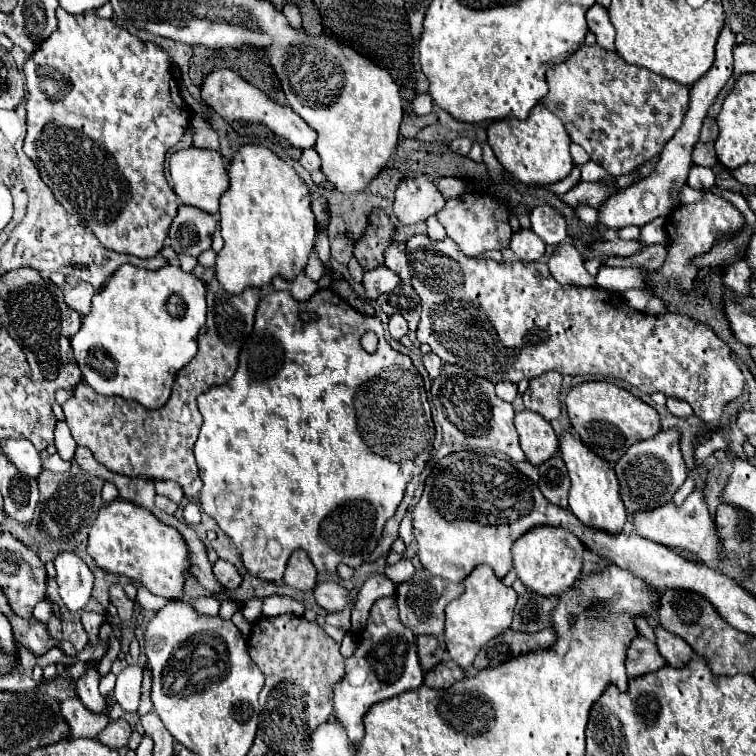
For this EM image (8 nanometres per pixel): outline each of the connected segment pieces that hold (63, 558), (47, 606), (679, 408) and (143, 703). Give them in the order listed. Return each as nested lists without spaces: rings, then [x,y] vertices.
[[[59,552],[53,564],[57,570],[59,594],[65,606],[71,612],[81,610],[91,598],[91,590],[93,590],[91,570],[75,552]]]
[[[49,598],[41,600],[41,602],[35,606],[33,616],[35,616],[35,620],[39,620],[39,622],[43,622],[43,624],[49,622],[49,618],[53,616],[53,610],[51,610],[51,602],[49,602]]]
[[[667,398],[667,408],[673,416],[677,418],[687,419],[692,414],[692,408],[683,402],[683,400],[675,400],[675,398]]]
[[[146,666],[144,668],[143,673],[141,697],[138,708],[139,715],[147,714],[147,712],[151,712],[151,708],[153,708],[153,702],[151,702],[150,698],[151,687],[152,687],[151,670]]]

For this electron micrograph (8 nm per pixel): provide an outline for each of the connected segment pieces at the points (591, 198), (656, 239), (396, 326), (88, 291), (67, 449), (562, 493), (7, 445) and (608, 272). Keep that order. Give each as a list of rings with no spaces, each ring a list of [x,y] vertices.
[[[577,182],[571,190],[567,190],[565,194],[559,196],[561,202],[565,202],[567,206],[571,208],[577,208],[577,206],[593,206],[593,208],[599,208],[607,196],[611,196],[615,192],[615,184],[611,184],[609,188],[605,188],[603,184],[589,184],[589,182]]]
[[[657,218],[641,228],[639,240],[643,244],[665,244],[667,242],[667,232],[665,232],[665,218]]]
[[[394,314],[389,318],[388,328],[393,340],[401,340],[409,332],[409,328],[407,328],[407,324],[405,324],[401,314]]]
[[[65,278],[65,286],[63,286],[63,294],[65,294],[65,304],[69,304],[69,308],[73,308],[75,312],[79,312],[81,316],[89,314],[91,310],[91,298],[95,294],[95,288],[79,278]]]
[[[57,422],[55,426],[55,446],[57,446],[57,454],[61,456],[61,460],[65,462],[73,462],[75,458],[75,440],[71,436],[71,430],[65,422]]]
[[[553,456],[549,460],[545,460],[539,466],[539,490],[543,492],[543,496],[561,506],[567,508],[567,496],[569,496],[569,474],[565,468],[565,462],[561,460],[561,456]]]
[[[3,440],[1,442],[1,452],[5,454],[5,458],[9,458],[9,462],[13,462],[13,466],[23,476],[37,478],[43,470],[39,452],[27,440]]]
[[[601,266],[595,282],[601,288],[609,288],[613,292],[625,292],[629,288],[641,288],[647,286],[645,282],[645,272],[639,268],[611,268],[611,266]]]

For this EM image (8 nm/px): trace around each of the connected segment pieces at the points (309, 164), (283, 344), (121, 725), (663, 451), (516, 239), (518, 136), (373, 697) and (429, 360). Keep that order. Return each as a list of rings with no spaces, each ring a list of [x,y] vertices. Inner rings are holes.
[[[309,148],[309,150],[303,150],[303,154],[301,154],[301,158],[299,158],[299,164],[301,164],[305,170],[315,172],[315,170],[319,170],[321,160],[319,160],[319,154]]]
[[[331,288],[319,290],[305,304],[295,302],[289,296],[289,292],[269,292],[269,294],[265,294],[261,298],[259,306],[257,306],[255,328],[253,328],[249,340],[241,348],[239,368],[237,368],[235,376],[223,386],[211,386],[207,392],[203,392],[197,398],[197,404],[199,404],[199,412],[203,414],[203,426],[201,426],[201,432],[199,432],[199,440],[195,442],[195,458],[197,458],[197,466],[199,466],[199,476],[203,480],[203,488],[201,488],[201,496],[199,496],[201,508],[235,542],[235,548],[241,554],[247,572],[255,578],[271,580],[271,582],[279,582],[283,578],[285,564],[297,548],[307,550],[307,554],[309,554],[313,566],[317,568],[317,572],[323,572],[329,566],[329,574],[335,574],[335,568],[341,562],[351,566],[351,568],[363,566],[365,558],[377,546],[377,542],[383,534],[385,522],[393,516],[397,504],[401,502],[409,480],[415,474],[421,474],[425,470],[425,464],[427,464],[429,454],[433,450],[433,438],[435,438],[433,418],[431,418],[427,394],[425,394],[425,388],[423,388],[423,378],[417,372],[417,368],[413,366],[411,358],[389,346],[389,342],[385,340],[383,322],[377,316],[359,314]],[[301,312],[317,314],[317,320],[303,322],[299,318]],[[369,330],[373,330],[379,338],[379,348],[377,348],[375,354],[367,354],[361,346],[361,336]],[[269,540],[277,540],[281,544],[281,554],[277,558],[267,552],[267,542]]]
[[[115,720],[115,722],[109,722],[107,728],[105,728],[97,738],[99,738],[99,742],[103,742],[105,746],[117,750],[117,748],[127,746],[129,736],[131,736],[131,726],[129,726],[125,720]]]
[[[675,430],[659,432],[651,440],[641,440],[629,448],[621,460],[615,464],[615,474],[621,486],[621,500],[627,514],[645,512],[645,508],[659,508],[661,504],[671,502],[673,494],[687,478],[687,466],[679,452],[679,436]]]
[[[519,228],[517,232],[513,232],[509,248],[523,262],[533,262],[541,258],[545,252],[545,244],[539,240],[539,236],[533,230],[525,230],[525,228]]]
[[[537,104],[531,112],[529,118],[519,122],[519,120],[497,120],[493,124],[489,124],[487,128],[487,144],[491,146],[497,162],[503,166],[505,172],[509,172],[513,178],[517,178],[519,182],[527,184],[527,186],[549,186],[555,182],[561,182],[563,178],[567,178],[569,170],[573,168],[573,160],[569,154],[569,144],[571,138],[563,126],[563,122],[549,112],[543,104]]]
[[[395,596],[379,598],[367,620],[367,628],[359,634],[357,650],[347,658],[345,678],[335,684],[335,720],[345,728],[349,740],[357,746],[363,738],[363,716],[367,710],[387,698],[415,690],[423,684],[423,670],[417,660],[417,644],[413,632],[399,622]]]
[[[433,352],[423,354],[423,364],[425,364],[425,370],[429,372],[429,376],[431,376],[431,378],[437,378],[437,376],[441,374],[443,362],[441,362],[441,358],[437,358]]]

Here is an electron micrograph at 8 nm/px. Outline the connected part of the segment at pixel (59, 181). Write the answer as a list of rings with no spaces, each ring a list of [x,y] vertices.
[[[57,8],[57,20],[59,26],[57,30],[43,40],[37,46],[37,52],[29,54],[23,66],[25,72],[25,80],[27,80],[27,90],[29,90],[29,100],[27,100],[27,136],[25,136],[25,144],[23,144],[23,152],[35,162],[43,182],[51,188],[53,196],[63,204],[63,208],[77,216],[79,222],[87,228],[93,230],[93,234],[97,236],[97,240],[113,250],[113,252],[121,252],[121,254],[133,254],[139,258],[151,258],[155,256],[161,248],[163,248],[163,240],[167,238],[167,230],[171,220],[177,214],[177,194],[169,188],[165,174],[163,174],[163,162],[165,162],[165,150],[169,150],[171,146],[175,146],[181,136],[185,134],[187,126],[189,126],[189,108],[183,102],[177,82],[171,76],[171,62],[169,62],[169,54],[165,50],[161,50],[155,44],[145,44],[139,38],[135,38],[133,34],[117,28],[111,20],[101,20],[97,18],[93,12],[87,14],[79,14],[79,16],[71,16],[67,14],[63,8]]]

